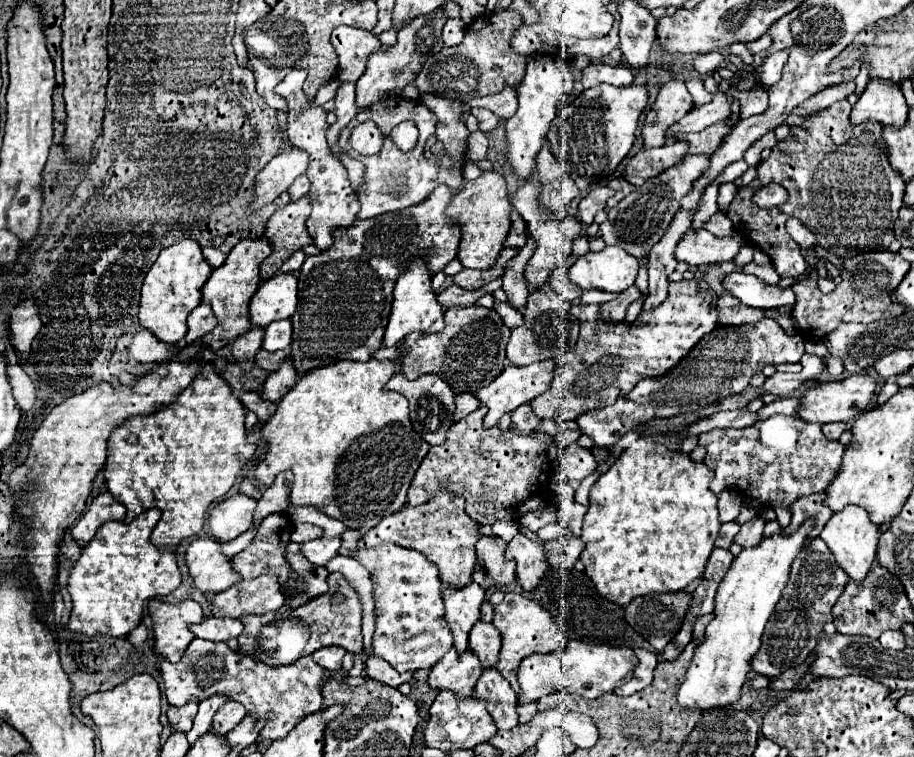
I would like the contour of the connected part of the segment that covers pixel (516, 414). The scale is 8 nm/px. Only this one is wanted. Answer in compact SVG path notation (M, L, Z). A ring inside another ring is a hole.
M529 403L521 405L519 409L515 409L511 413L511 431L515 431L515 433L521 433L521 435L531 433L537 425L539 425L539 419L533 413L533 409L531 409Z

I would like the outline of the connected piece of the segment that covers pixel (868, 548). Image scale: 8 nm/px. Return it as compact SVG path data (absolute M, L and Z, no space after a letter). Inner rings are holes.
M847 505L847 509L843 509L841 513L835 513L827 521L819 537L827 543L827 547L835 555L835 563L849 575L849 579L863 581L877 553L877 541L879 541L877 529L879 529L877 525L871 525L871 521L867 521L865 509L859 509L857 505Z

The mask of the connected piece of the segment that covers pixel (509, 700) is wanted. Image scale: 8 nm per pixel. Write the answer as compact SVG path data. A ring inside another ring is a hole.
M485 669L475 687L475 699L487 703L497 729L513 729L517 725L517 695L509 681L497 669Z

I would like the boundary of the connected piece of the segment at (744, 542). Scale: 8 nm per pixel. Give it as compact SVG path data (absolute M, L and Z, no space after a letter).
M755 517L751 521L747 521L745 525L741 525L739 533L735 535L735 543L741 545L743 549L747 547L755 547L759 545L759 541L763 539L763 527L765 527L765 521L761 517Z

